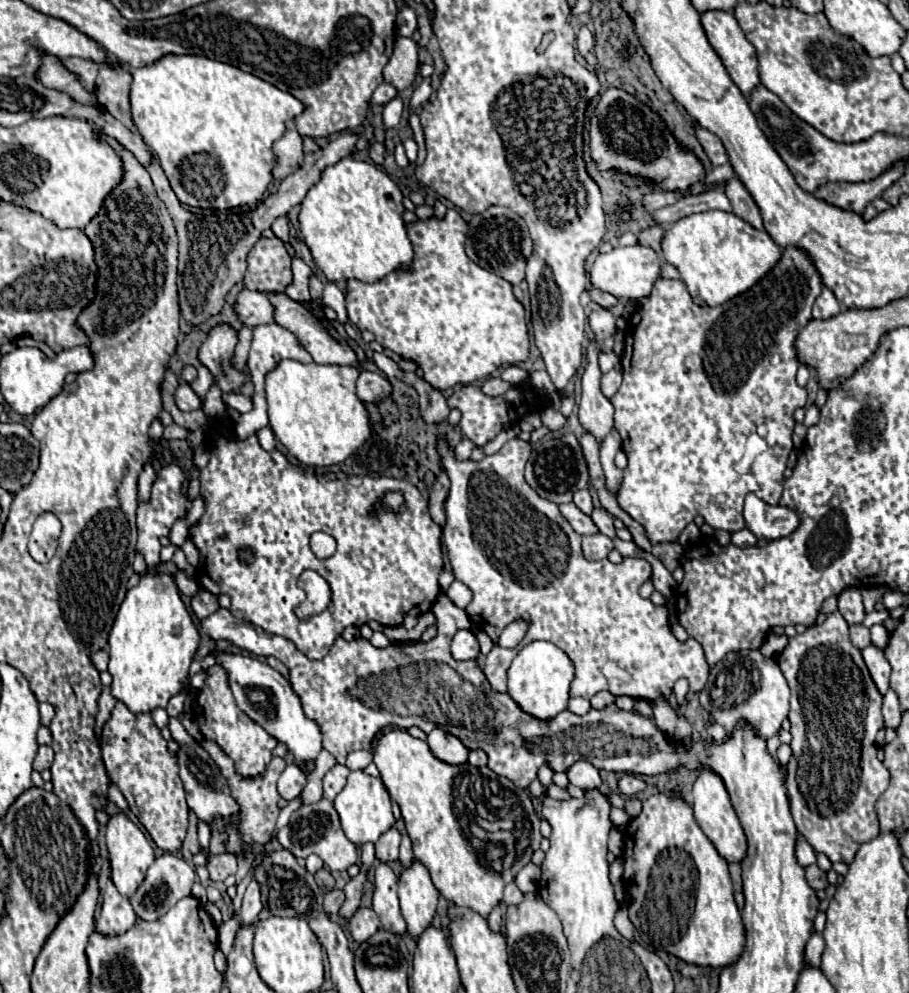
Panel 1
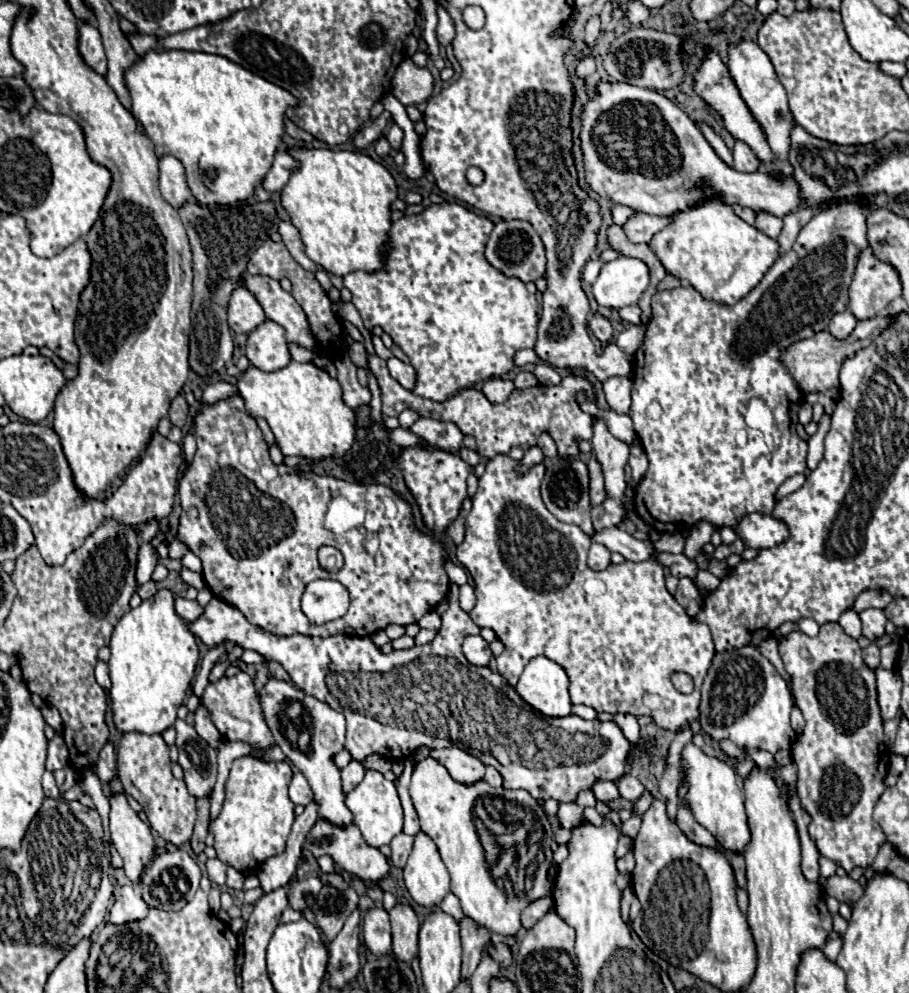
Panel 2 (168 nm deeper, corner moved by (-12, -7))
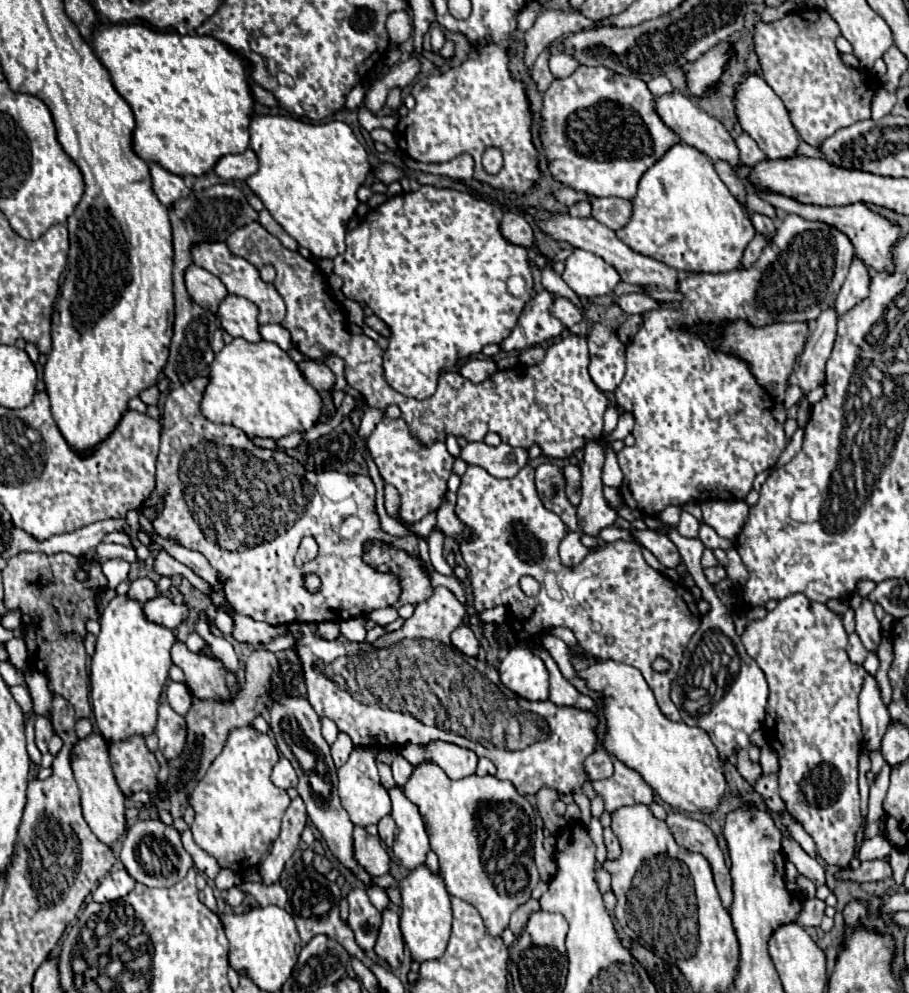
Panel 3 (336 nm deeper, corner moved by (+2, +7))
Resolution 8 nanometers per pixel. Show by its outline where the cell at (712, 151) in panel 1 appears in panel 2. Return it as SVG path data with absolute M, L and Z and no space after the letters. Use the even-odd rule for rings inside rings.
M738 140L732 152L734 152L734 168L736 170L740 170L740 172L756 172L758 170L760 160L746 142Z

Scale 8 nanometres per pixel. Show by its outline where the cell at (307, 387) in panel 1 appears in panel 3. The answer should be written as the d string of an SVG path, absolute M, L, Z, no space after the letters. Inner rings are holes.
M234 338L214 356L210 384L200 406L202 414L216 424L234 424L248 436L272 440L292 432L308 432L322 414L320 394L278 344L264 340L250 344L242 338Z

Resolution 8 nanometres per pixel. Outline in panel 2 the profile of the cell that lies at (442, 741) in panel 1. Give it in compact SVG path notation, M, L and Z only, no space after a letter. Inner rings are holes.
M456 746L442 748L442 750L430 750L430 756L438 760L450 772L450 776L460 784L476 784L484 778L486 766L478 758L470 756L468 752Z

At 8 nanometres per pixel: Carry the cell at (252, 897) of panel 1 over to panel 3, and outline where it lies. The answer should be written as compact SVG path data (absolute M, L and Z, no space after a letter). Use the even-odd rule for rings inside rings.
M322 718L322 736L328 744L334 744L334 738L338 738L338 728L332 720L328 718Z

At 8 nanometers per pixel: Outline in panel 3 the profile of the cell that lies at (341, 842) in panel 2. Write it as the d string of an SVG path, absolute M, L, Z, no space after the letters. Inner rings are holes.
M354 826L354 858L372 876L388 872L388 852L382 848L378 836L370 836L364 828Z

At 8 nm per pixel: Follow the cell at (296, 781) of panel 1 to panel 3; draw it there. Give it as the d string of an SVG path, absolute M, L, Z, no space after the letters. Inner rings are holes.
M280 756L280 762L278 762L278 764L274 766L274 770L272 770L272 782L274 782L278 788L284 788L284 790L296 788L296 784L298 784L296 772L294 772L292 764L290 764L284 756Z

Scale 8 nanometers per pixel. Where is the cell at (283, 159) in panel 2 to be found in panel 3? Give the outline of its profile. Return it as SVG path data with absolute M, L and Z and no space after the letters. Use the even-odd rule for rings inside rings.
M248 148L244 154L228 154L220 158L214 172L224 180L246 180L258 172L258 158L252 148Z

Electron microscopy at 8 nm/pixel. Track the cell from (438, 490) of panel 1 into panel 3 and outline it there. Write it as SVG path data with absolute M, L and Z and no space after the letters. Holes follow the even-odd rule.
M446 492L446 498L444 498L442 506L436 512L438 514L436 528L442 530L446 536L456 536L458 532L462 532L462 522L456 518L454 506L456 506L456 494L454 492Z

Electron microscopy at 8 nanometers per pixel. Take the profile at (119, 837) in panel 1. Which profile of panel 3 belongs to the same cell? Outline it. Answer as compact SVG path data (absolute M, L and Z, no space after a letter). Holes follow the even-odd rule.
M90 734L86 740L76 742L74 754L76 756L70 760L70 764L82 792L84 820L104 844L114 846L126 832L126 814L124 814L126 808L124 808L124 794L112 774L112 766L108 760L108 742L98 734Z

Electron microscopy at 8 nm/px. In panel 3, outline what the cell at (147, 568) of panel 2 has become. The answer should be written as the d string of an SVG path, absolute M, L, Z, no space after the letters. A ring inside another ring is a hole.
M114 558L114 560L106 560L102 564L102 572L108 578L108 588L116 588L122 580L128 578L130 572L130 562L122 560L122 558Z

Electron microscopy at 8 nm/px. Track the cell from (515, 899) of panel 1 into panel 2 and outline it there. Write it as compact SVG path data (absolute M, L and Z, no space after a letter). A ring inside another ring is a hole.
M544 898L544 900L536 900L532 902L524 912L522 912L522 926L524 930L530 930L552 906L552 898Z

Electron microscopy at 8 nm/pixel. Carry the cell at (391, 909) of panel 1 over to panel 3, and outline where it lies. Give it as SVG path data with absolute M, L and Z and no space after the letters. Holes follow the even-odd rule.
M386 908L382 912L382 926L374 952L384 958L392 968L400 966L404 958L404 940L398 928L398 914L392 908Z

